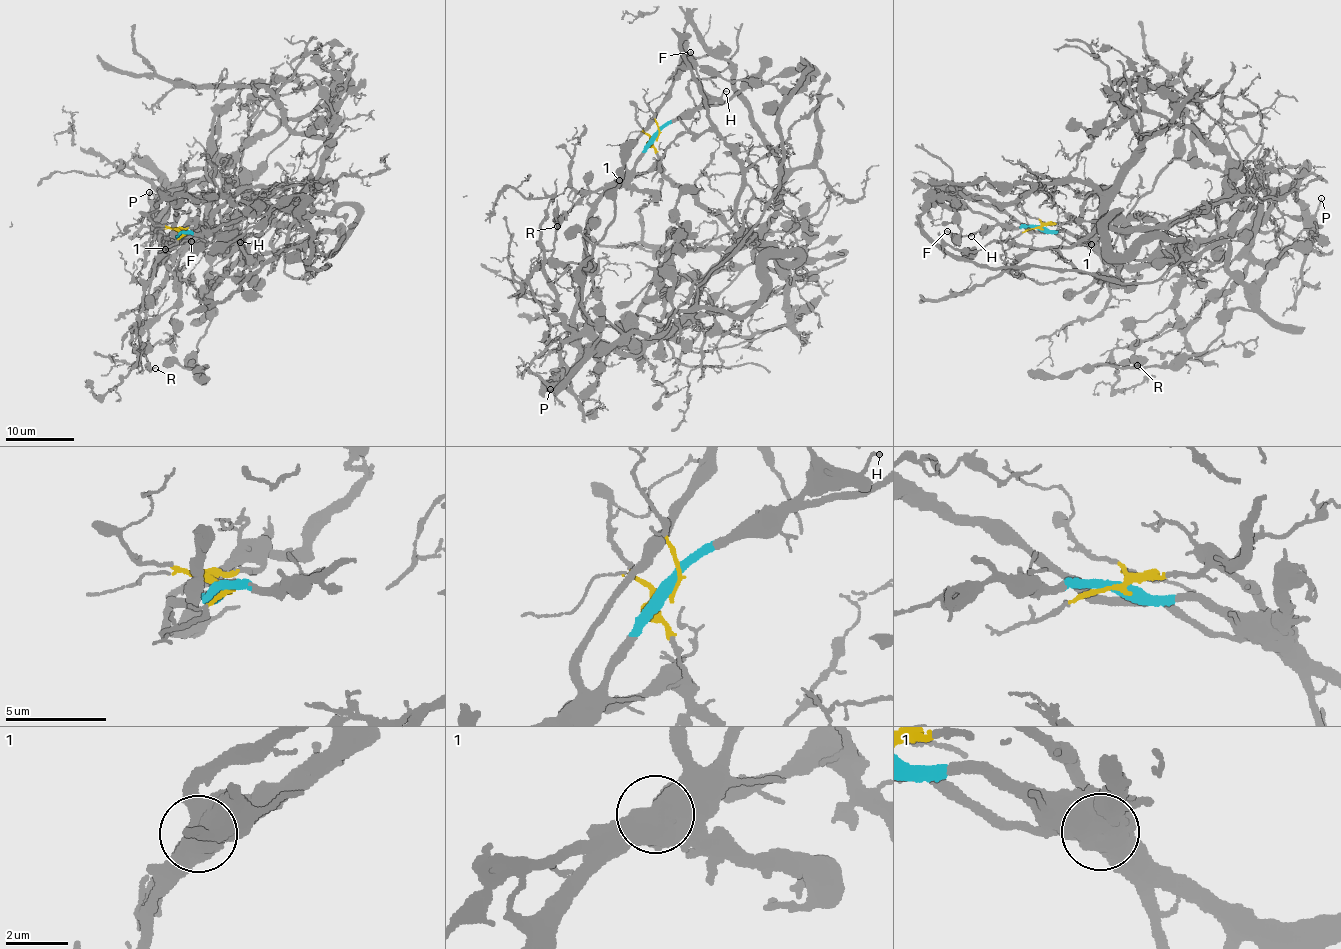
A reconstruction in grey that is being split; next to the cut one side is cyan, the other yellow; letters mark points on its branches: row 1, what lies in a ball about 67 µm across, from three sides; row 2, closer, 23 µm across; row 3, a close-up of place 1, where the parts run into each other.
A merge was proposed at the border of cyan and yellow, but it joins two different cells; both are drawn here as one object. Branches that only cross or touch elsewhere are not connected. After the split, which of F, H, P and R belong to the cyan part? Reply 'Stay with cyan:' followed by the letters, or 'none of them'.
Stay with cyan: F, H, P, R

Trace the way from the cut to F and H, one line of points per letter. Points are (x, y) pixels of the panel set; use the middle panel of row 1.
F: (655, 136), (665, 126), (681, 119), (701, 101), (703, 87), (696, 74), (696, 62), (690, 51)
H: (655, 136), (665, 126), (686, 119), (702, 104), (713, 102), (726, 91)

